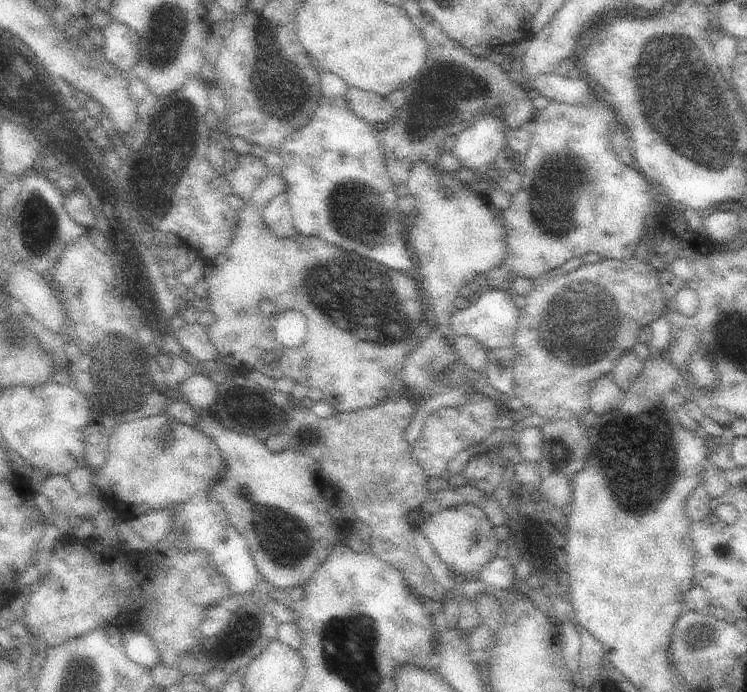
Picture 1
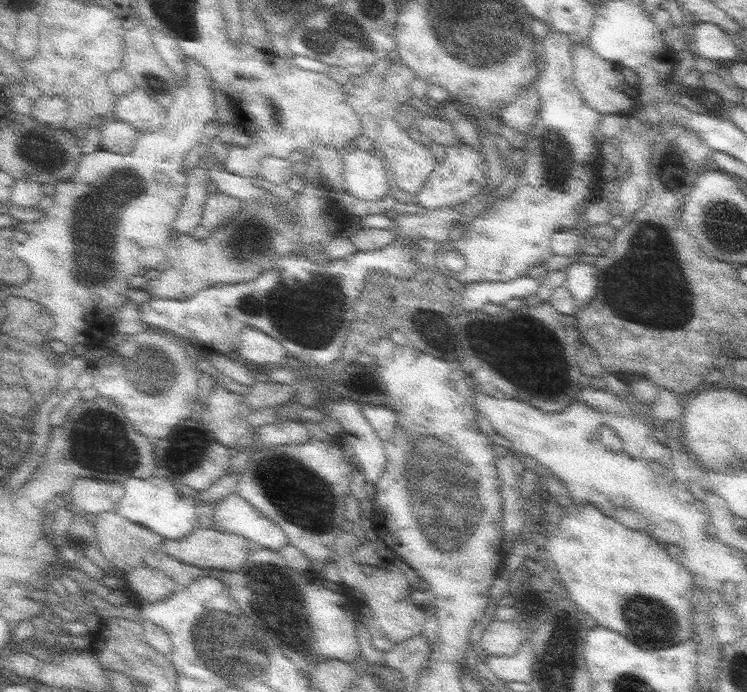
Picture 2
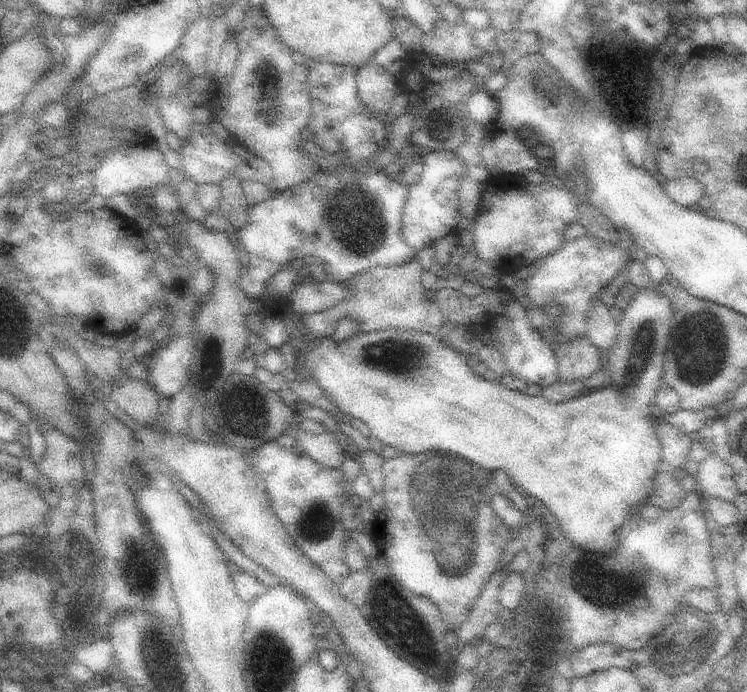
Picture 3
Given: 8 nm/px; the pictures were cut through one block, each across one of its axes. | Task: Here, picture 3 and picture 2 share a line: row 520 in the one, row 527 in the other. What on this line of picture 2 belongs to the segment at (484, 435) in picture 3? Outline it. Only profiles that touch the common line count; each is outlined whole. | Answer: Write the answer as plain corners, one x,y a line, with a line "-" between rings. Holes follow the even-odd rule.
595,506
565,514
547,542
569,598
599,626
623,634
639,648
671,648
691,634
689,594
693,574
671,560
649,534
633,532

